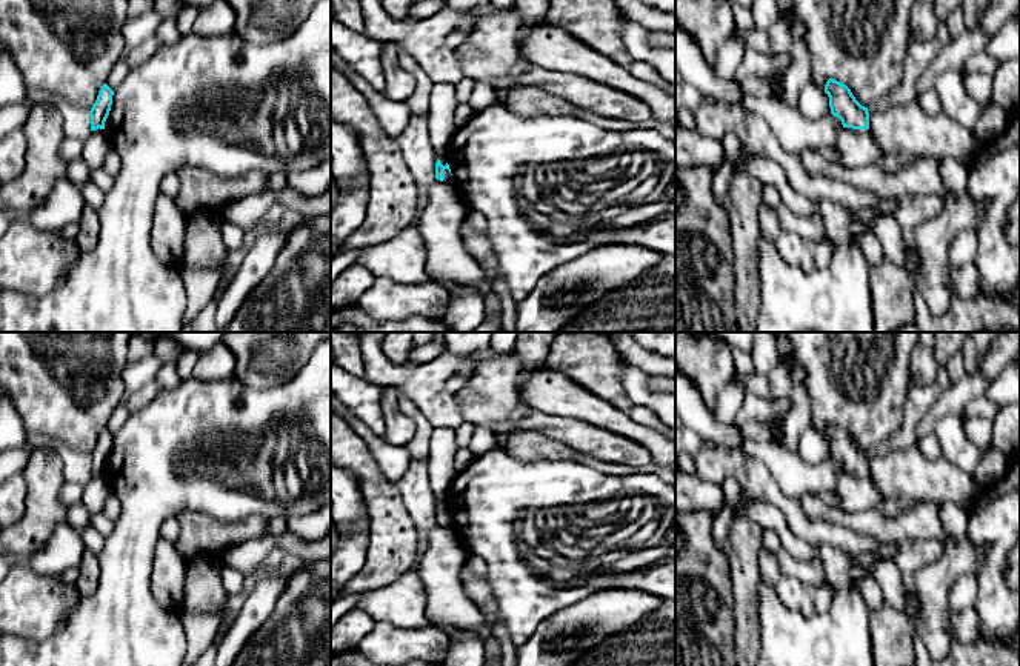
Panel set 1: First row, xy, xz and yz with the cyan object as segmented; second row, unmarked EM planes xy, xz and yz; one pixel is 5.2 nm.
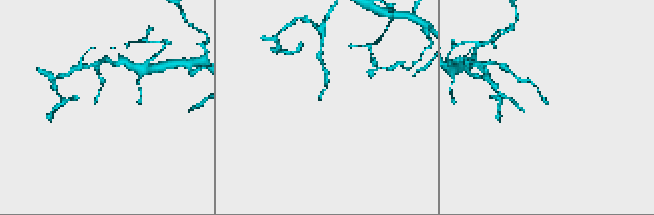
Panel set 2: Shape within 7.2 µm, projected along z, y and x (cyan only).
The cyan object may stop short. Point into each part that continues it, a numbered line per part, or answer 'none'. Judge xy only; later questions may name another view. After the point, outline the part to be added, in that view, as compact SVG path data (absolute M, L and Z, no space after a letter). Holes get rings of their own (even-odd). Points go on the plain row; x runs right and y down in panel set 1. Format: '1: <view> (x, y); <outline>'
1: xy (97, 489); M105 474L91 475L91 480L85 486L82 503L86 506L91 515L103 512L105 501L111 497L111 486Z

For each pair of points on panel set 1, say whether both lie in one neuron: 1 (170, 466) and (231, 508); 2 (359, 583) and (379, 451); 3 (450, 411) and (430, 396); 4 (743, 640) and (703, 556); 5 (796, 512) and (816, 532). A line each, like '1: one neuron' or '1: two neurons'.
1: one neuron
2: two neurons
3: one neuron
4: two neurons
5: one neuron

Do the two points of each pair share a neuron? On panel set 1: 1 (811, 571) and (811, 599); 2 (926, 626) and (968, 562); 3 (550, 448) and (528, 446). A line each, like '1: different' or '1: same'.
1: different
2: same
3: same

